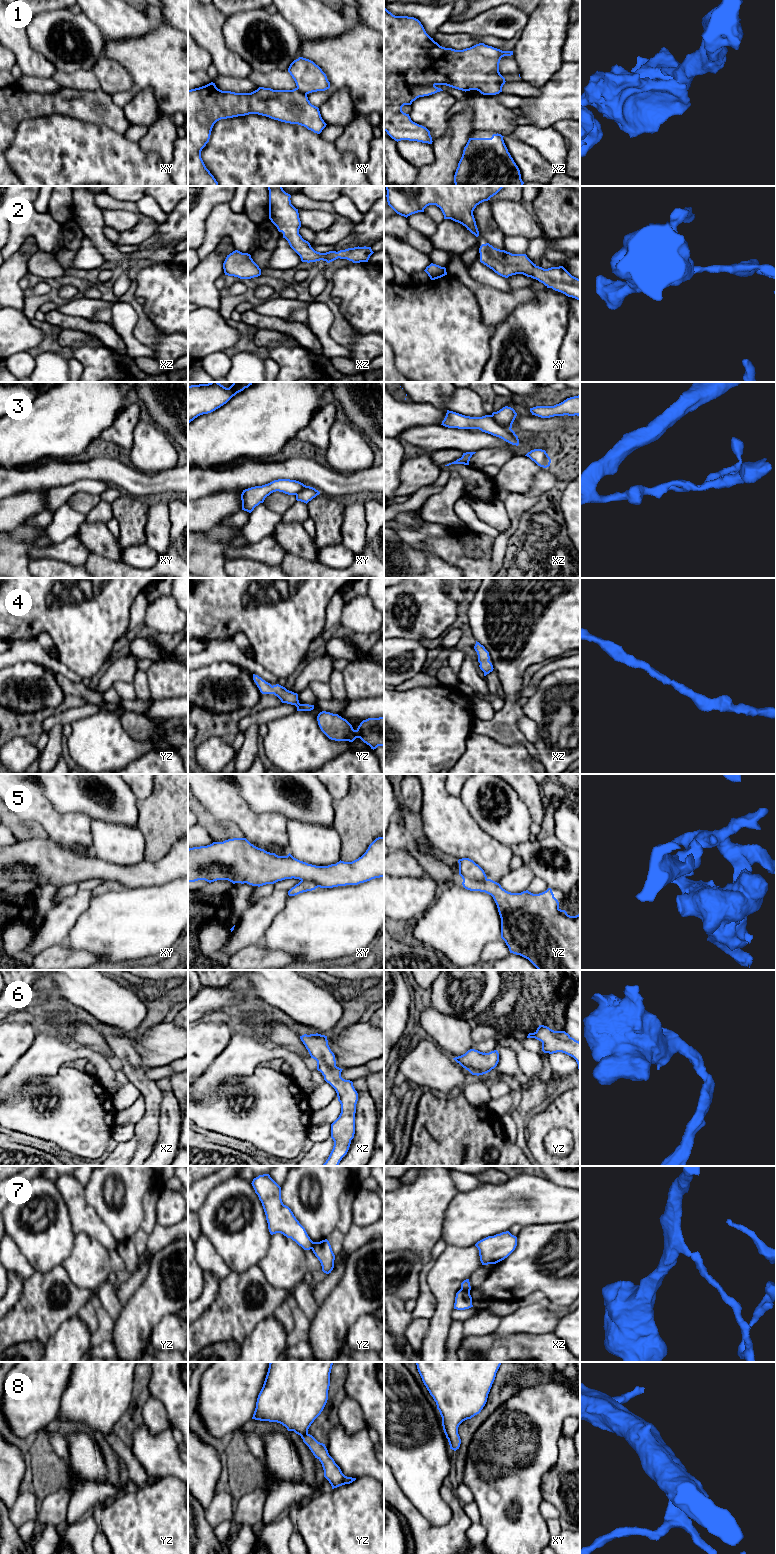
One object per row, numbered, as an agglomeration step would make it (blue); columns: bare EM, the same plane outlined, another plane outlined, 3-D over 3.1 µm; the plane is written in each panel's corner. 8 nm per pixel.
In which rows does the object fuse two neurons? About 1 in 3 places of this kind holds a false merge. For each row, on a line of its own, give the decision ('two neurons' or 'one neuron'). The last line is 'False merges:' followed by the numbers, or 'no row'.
1: one neuron
2: one neuron
3: two neurons
4: one neuron
5: two neurons
6: one neuron
7: two neurons
8: one neuron
False merges: 3, 5, 7

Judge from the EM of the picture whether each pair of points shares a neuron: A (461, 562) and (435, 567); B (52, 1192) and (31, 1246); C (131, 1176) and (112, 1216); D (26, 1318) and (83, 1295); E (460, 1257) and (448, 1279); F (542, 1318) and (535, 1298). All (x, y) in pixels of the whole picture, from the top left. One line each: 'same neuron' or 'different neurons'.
A: different neurons
B: same neuron
C: same neuron
D: same neuron
E: same neuron
F: different neurons

